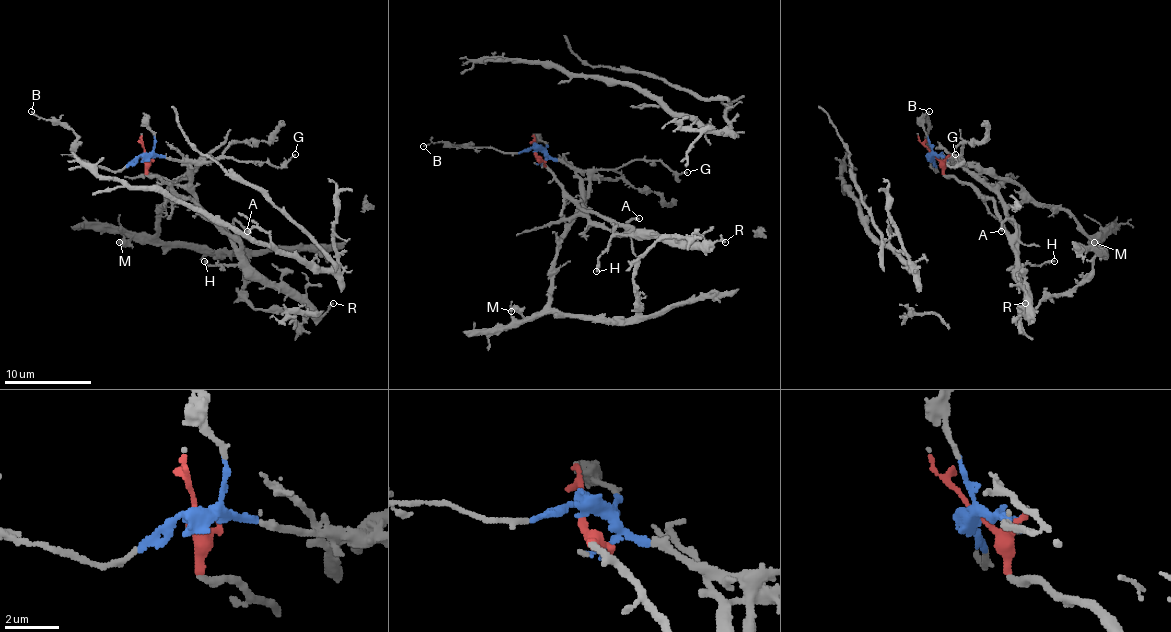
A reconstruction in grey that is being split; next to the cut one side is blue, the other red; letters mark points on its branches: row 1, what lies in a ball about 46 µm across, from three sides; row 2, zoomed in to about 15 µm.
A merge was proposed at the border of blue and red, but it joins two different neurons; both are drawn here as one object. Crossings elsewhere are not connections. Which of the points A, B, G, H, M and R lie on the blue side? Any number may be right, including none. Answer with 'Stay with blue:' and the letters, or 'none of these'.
Stay with blue: B, G, M

